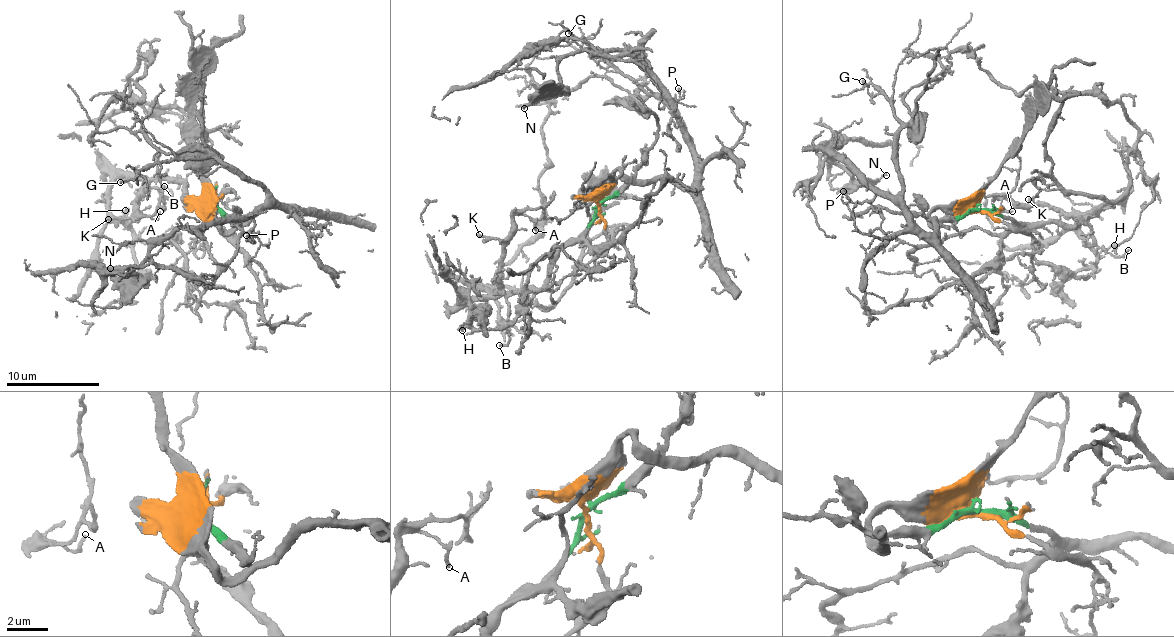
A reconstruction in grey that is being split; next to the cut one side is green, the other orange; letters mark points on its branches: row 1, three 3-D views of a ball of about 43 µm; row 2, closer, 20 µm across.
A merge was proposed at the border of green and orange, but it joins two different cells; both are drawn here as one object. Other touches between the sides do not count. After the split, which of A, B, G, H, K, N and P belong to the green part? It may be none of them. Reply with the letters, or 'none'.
A, B, H, K

